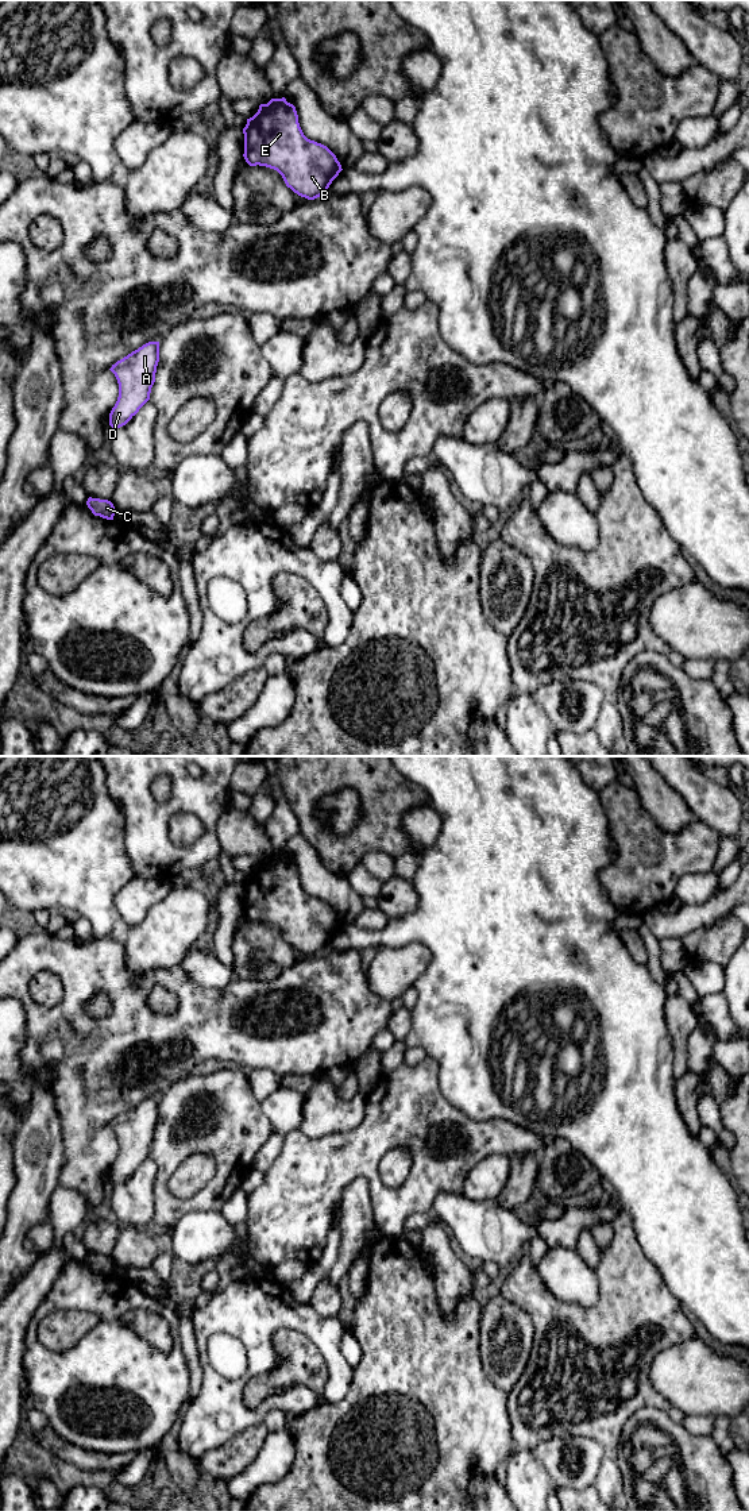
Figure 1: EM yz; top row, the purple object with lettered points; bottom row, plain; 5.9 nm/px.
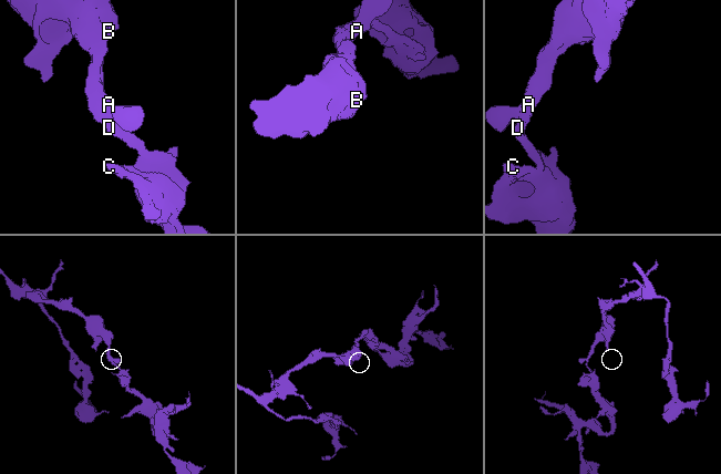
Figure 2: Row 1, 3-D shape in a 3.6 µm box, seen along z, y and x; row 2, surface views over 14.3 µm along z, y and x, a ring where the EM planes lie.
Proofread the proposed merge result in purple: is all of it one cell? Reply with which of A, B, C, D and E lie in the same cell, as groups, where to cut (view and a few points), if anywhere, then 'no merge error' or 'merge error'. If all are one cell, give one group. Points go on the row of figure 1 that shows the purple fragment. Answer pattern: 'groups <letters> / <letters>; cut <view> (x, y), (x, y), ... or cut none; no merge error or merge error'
groups A B C D E; cut none; no merge error

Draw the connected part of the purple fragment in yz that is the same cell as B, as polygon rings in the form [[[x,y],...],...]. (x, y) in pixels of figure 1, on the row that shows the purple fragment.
[[[285,97],[260,104],[243,134],[246,162],[277,170],[287,188],[308,200],[325,194],[343,170],[327,146],[304,135],[296,107]]]

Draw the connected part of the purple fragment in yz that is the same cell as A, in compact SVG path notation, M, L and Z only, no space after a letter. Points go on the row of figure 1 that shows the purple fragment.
M148 342L109 369L119 383L119 397L109 413L109 425L126 425L150 400L159 362L159 342Z

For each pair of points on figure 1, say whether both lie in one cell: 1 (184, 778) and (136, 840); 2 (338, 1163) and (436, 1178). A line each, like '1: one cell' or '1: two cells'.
1: one cell
2: one cell

